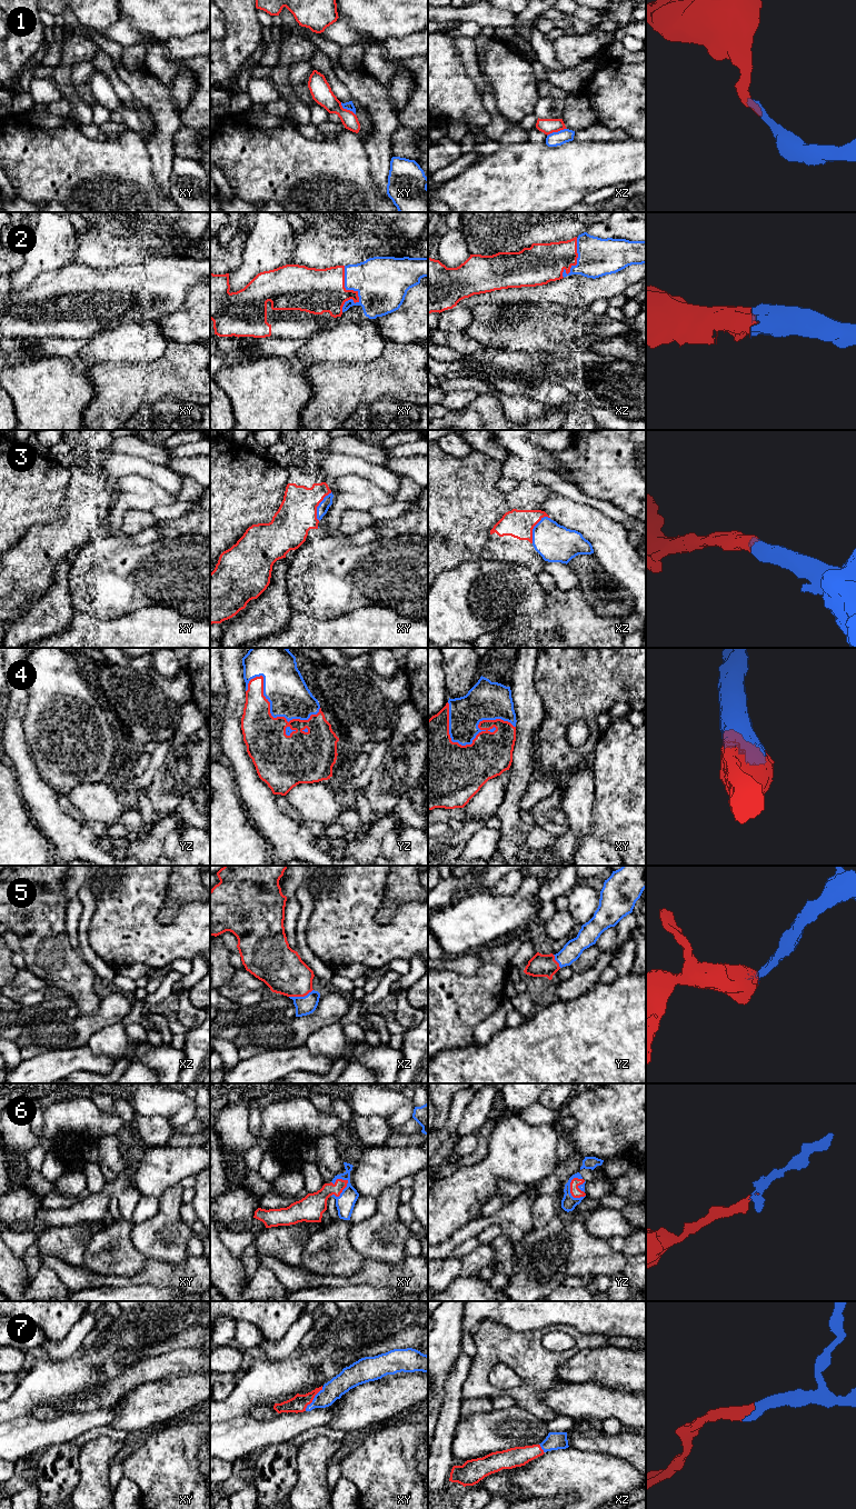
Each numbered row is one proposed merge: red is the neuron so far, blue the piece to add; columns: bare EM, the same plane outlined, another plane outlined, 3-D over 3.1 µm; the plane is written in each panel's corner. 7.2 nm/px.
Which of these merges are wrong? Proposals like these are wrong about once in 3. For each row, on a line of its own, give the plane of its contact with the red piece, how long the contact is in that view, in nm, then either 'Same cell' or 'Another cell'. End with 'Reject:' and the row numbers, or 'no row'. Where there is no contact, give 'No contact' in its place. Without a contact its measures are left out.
1: Touches red in xz. Shared border 160 nm. Another cell
2: Touches red in xy. Shared border 340 nm. Same cell
3: Touches red in xz. Shared border 240 nm. Same cell
4: Touches red in xy. Shared border 550 nm. Same cell
5: Touches red in xz. Shared border 190 nm. Same cell
6: Touches red in xy. Shared border 170 nm. Same cell
7: Touches red in xy. Shared border 220 nm. Same cell
Reject: 1

